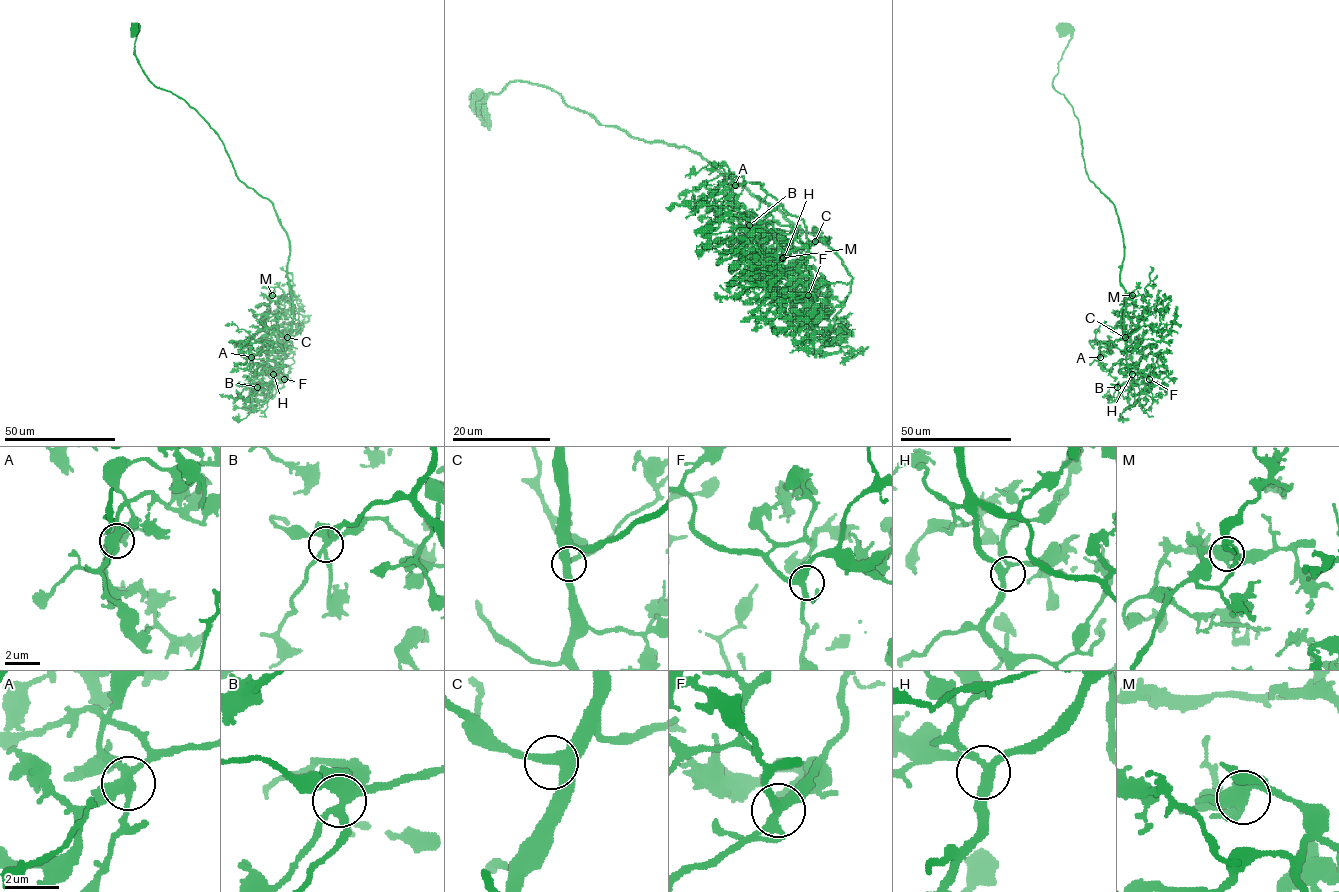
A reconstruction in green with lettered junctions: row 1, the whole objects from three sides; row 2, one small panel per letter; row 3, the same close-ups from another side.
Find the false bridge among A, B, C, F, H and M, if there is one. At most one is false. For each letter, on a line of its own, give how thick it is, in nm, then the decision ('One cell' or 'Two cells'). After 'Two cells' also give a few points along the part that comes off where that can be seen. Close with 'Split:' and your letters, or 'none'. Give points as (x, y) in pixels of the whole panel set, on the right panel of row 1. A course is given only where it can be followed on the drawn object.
A: Thickness 360 nm. One cell
B: Thickness 420 nm. One cell
C: Thickness 320 nm. One cell
F: Thickness 320 nm. One cell
H: Thickness 320 nm. One cell
M: Thickness 440 nm. One cell
Split: none

